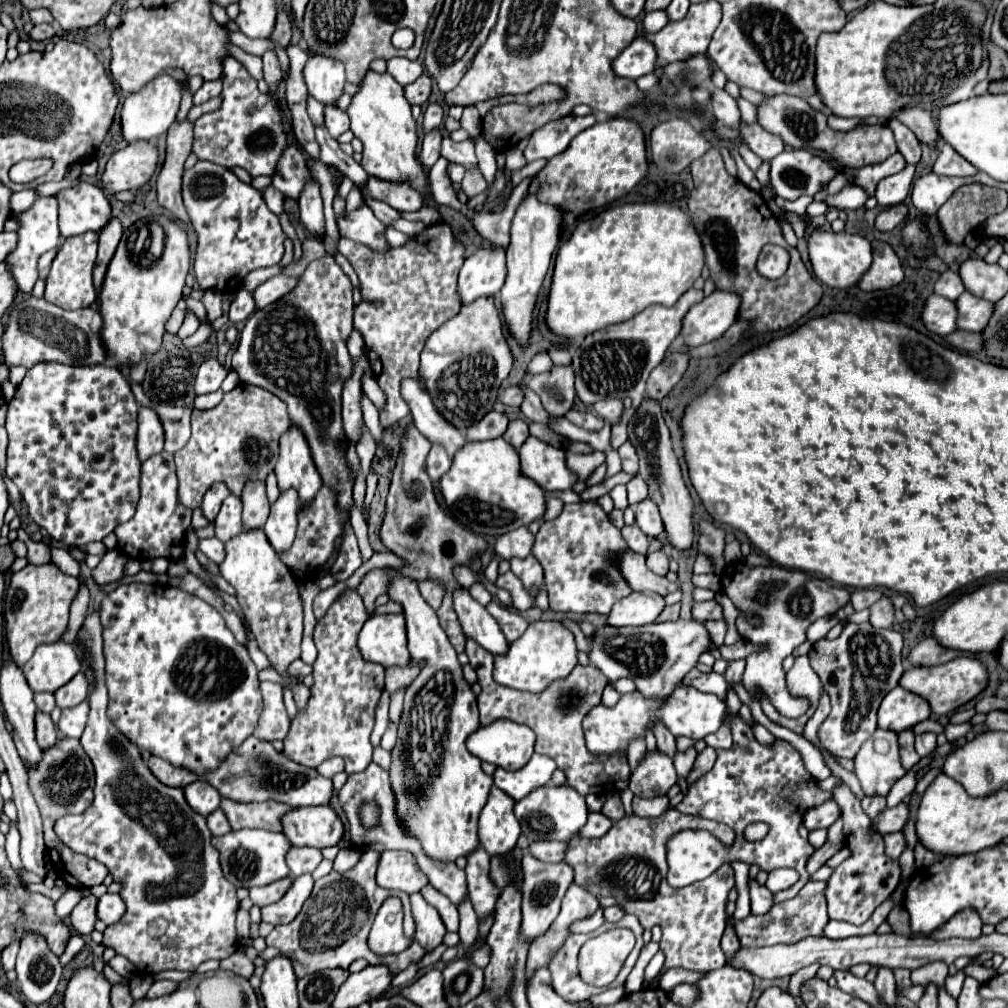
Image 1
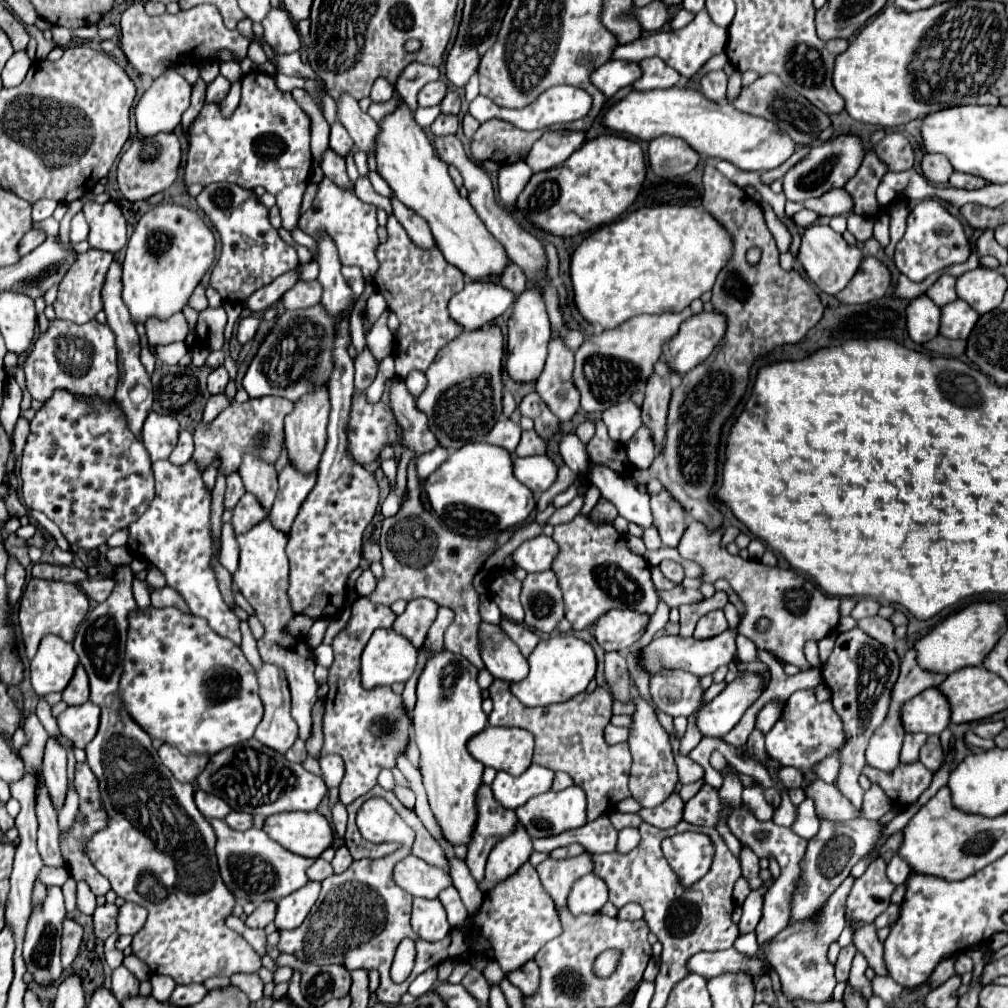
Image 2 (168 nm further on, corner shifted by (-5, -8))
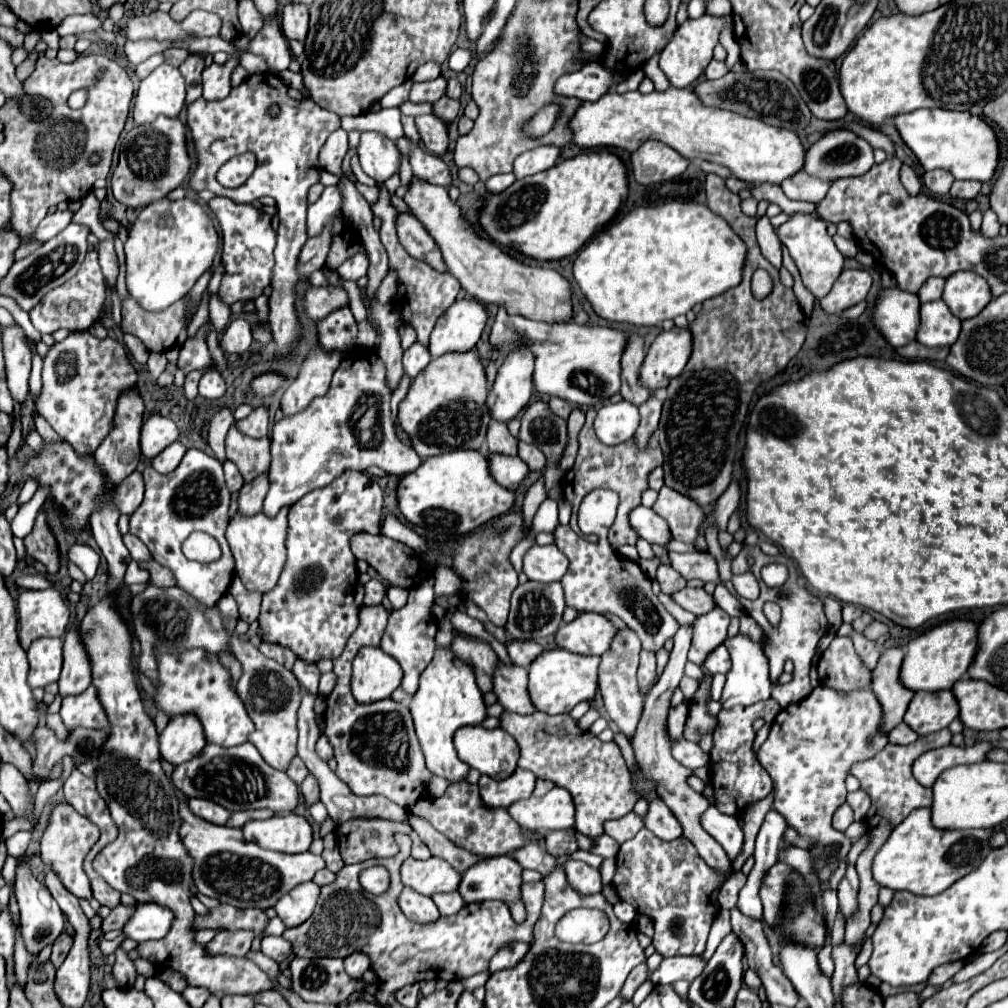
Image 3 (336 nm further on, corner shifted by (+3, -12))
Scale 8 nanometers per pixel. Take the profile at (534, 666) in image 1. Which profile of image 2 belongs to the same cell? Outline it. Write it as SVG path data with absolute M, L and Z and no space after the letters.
M554 635L550 639L540 641L534 653L528 657L528 661L530 661L528 677L520 683L510 685L512 693L528 707L568 701L568 697L582 693L596 675L596 655L592 645L582 639L576 639L574 635Z

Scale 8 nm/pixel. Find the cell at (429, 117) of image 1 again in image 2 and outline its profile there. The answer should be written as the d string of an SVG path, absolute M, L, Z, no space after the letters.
M450 91L450 93L442 99L442 103L440 103L440 111L442 111L442 113L458 113L458 111L460 111L460 105L462 105L460 95L458 95L456 91Z

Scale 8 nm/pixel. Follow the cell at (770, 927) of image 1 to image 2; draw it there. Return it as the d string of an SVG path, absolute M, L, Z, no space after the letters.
M846 877L844 883L834 891L822 911L812 919L796 925L788 925L780 931L770 945L766 945L766 959L778 971L782 981L782 993L788 999L810 999L810 1001L828 1001L836 987L834 965L828 961L826 953L832 941L836 941L846 927L846 897L850 893L850 885L854 885L854 877Z

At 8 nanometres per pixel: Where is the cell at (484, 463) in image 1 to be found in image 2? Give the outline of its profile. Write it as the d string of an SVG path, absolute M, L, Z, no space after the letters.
M490 443L464 445L454 451L448 461L424 481L424 493L444 525L466 537L486 537L508 531L524 523L536 507L530 489L516 481L512 473L510 453Z

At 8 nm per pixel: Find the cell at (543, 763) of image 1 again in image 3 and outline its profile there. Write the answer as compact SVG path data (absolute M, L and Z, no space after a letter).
M516 769L508 779L496 781L488 775L482 775L478 781L482 801L490 807L510 807L520 799L528 799L536 787L536 775L526 769Z

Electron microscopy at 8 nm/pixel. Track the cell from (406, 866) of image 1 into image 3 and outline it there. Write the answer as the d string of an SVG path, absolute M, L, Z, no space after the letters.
M408 857L400 867L400 877L406 887L418 891L420 895L456 891L462 879L462 875L440 857L432 857L426 861Z

